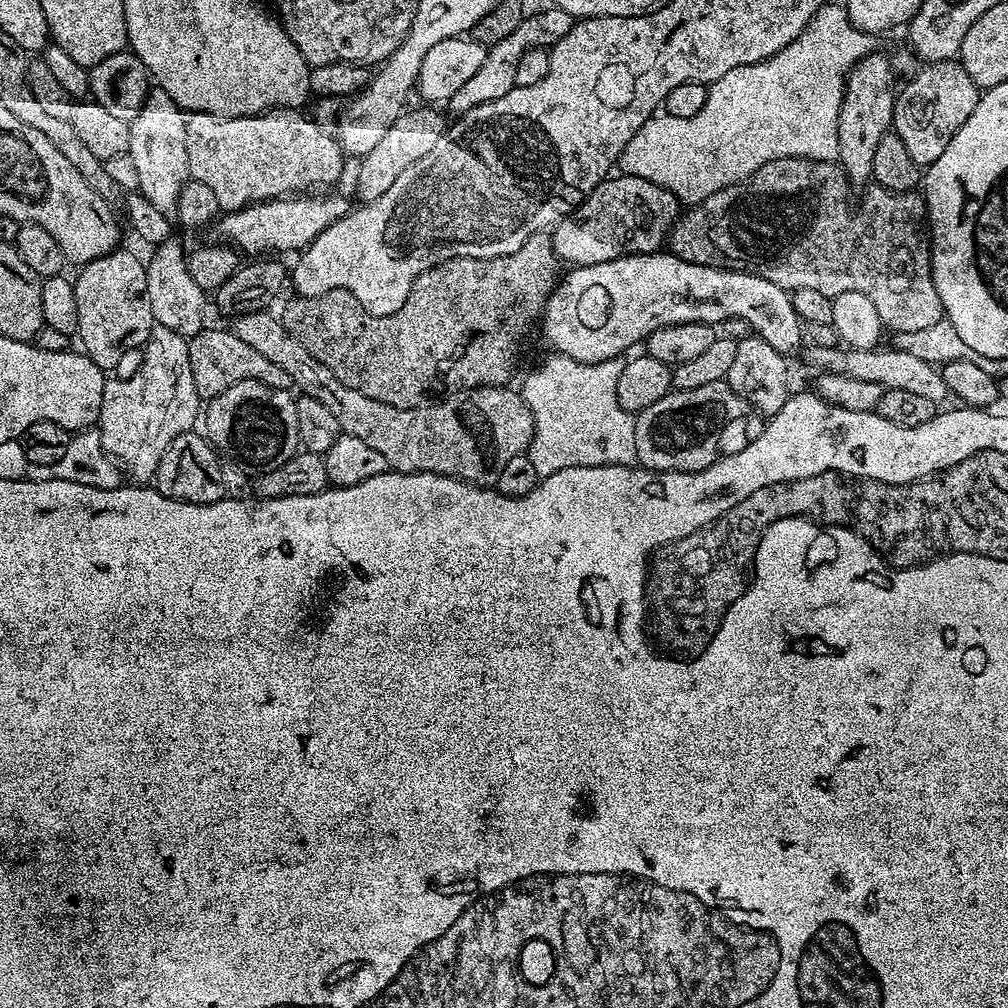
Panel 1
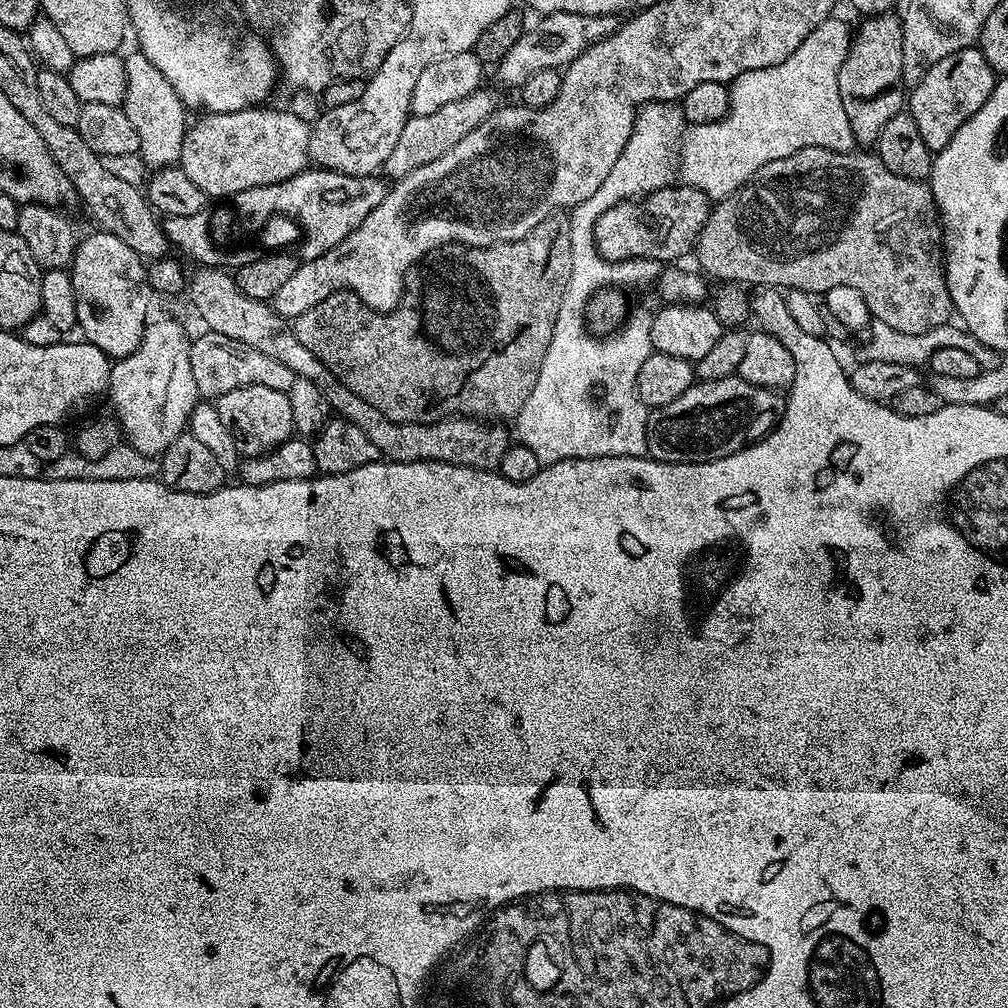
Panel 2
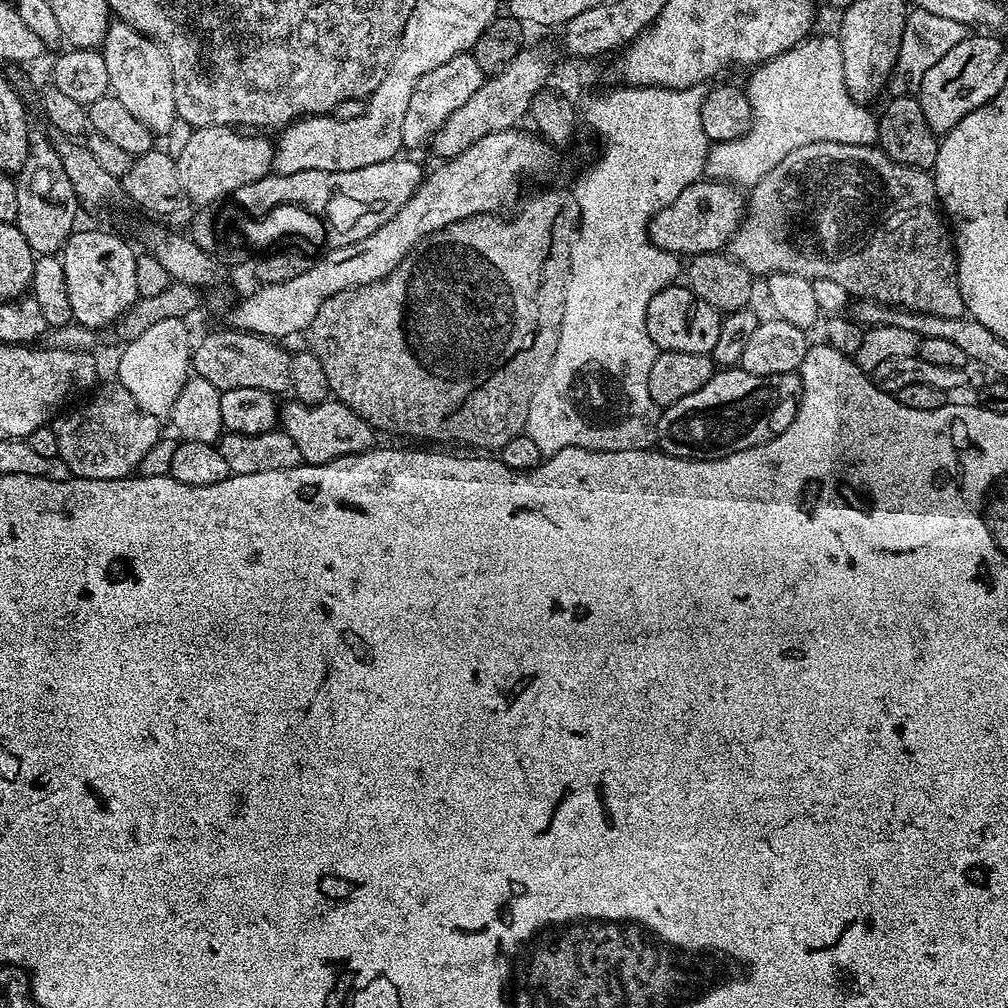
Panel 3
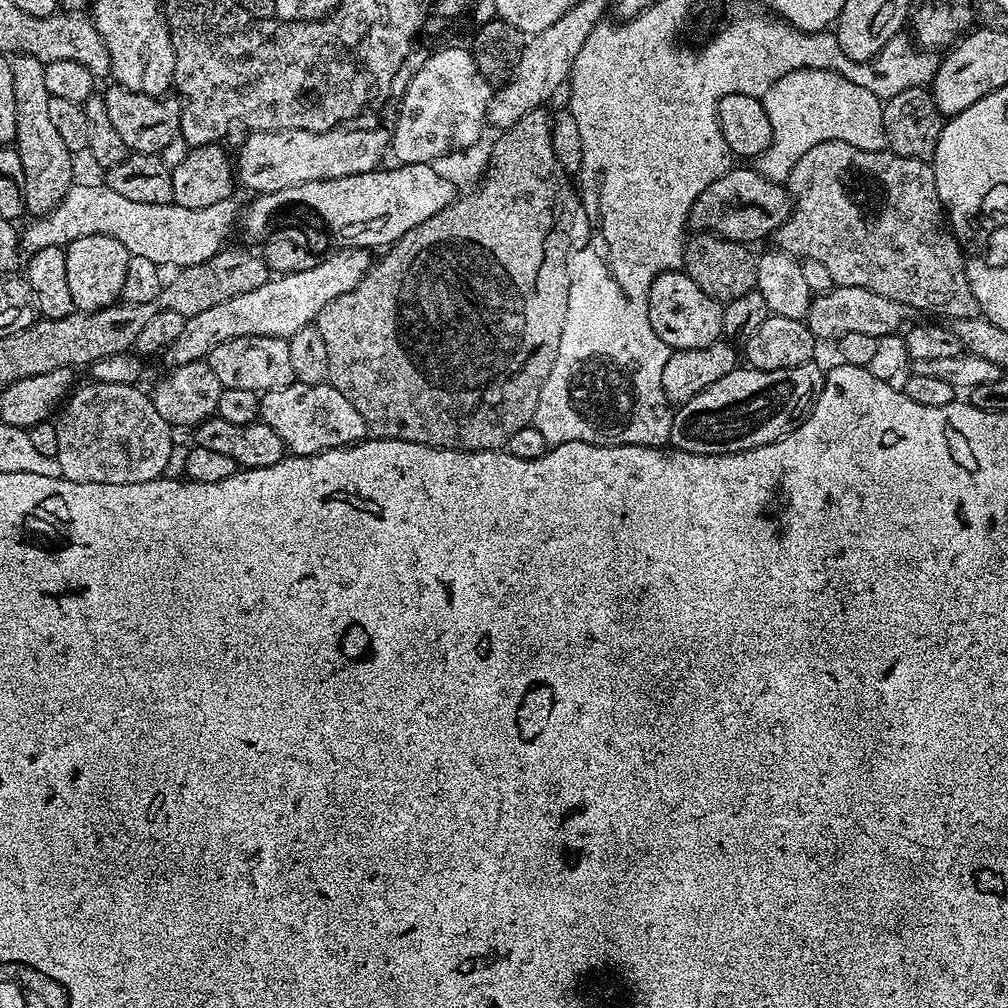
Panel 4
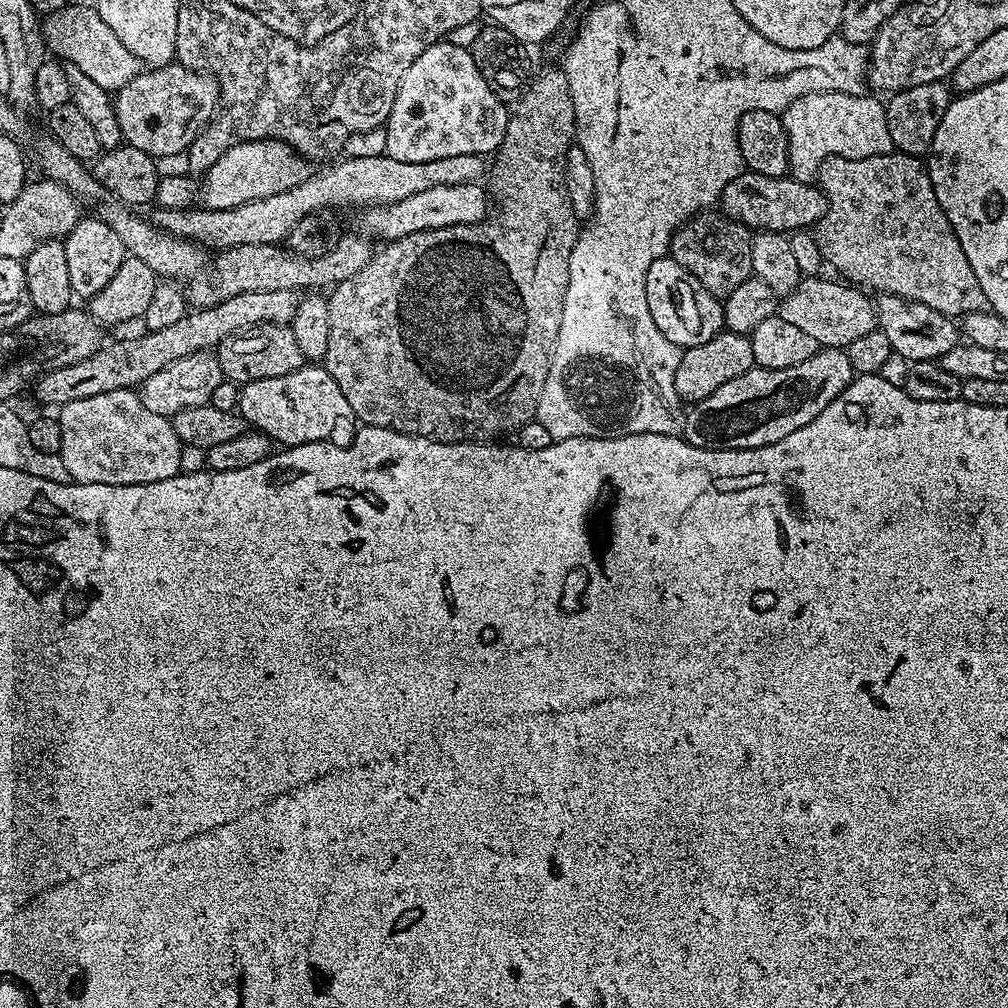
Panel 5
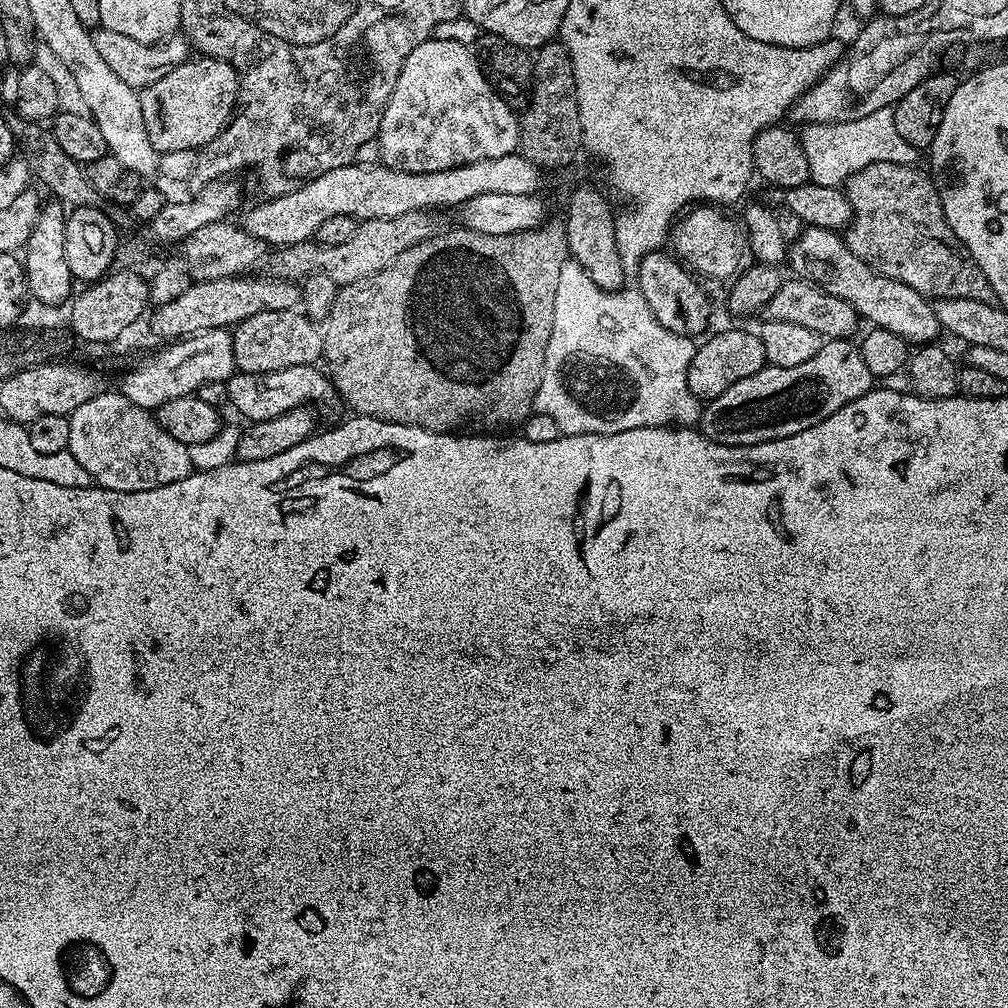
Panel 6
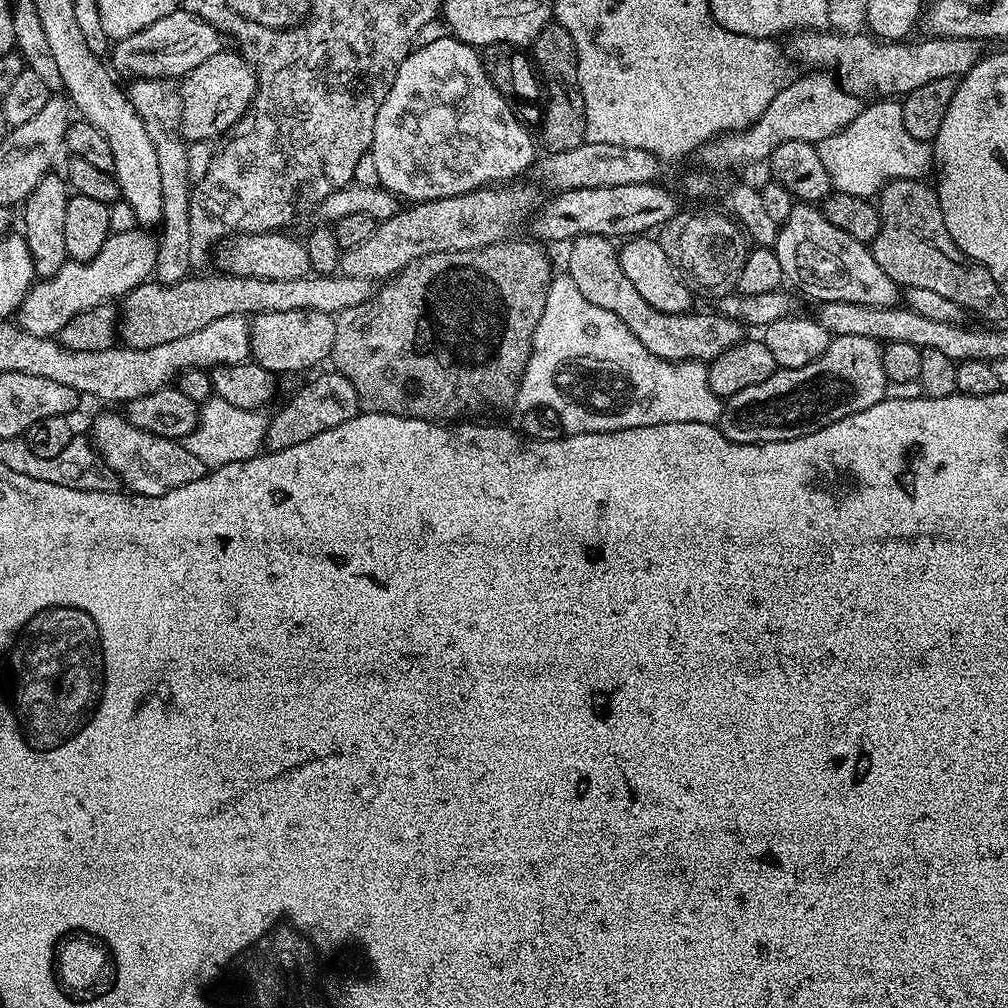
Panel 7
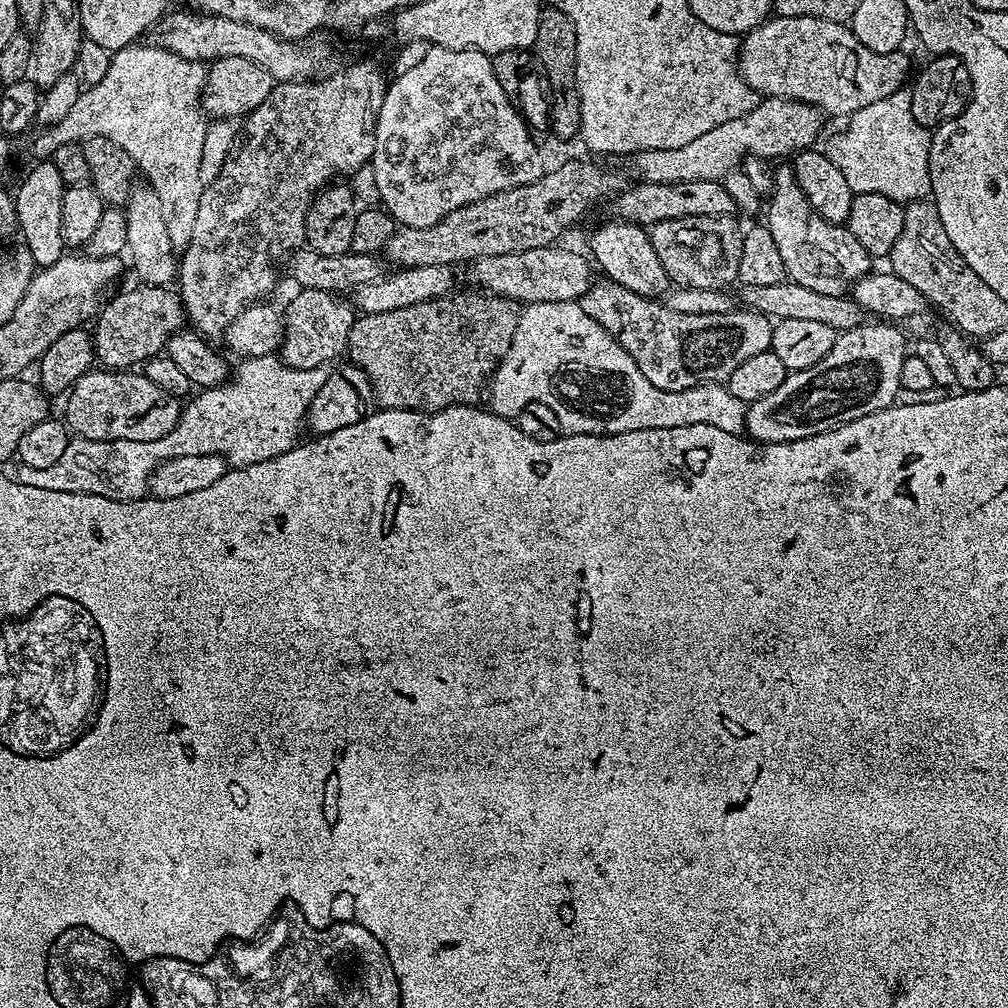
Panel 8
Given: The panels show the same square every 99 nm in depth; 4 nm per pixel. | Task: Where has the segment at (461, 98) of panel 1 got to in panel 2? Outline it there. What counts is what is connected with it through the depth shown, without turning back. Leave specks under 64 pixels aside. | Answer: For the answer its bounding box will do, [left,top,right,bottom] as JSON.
[495,12,618,90]

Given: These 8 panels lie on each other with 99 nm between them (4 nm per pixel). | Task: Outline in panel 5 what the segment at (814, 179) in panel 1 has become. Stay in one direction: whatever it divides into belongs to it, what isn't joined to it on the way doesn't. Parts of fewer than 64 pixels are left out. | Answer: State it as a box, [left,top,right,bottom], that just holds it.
[814,154,988,318]

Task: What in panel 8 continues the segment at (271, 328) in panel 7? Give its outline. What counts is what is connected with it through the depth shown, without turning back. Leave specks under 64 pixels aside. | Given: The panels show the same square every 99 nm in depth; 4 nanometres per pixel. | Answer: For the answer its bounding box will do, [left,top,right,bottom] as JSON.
[278,288,357,370]

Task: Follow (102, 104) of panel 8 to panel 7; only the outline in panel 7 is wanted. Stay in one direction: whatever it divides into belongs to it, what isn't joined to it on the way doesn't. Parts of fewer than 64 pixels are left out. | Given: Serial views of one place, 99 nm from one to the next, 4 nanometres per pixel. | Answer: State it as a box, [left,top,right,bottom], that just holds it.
[126,78,193,284]

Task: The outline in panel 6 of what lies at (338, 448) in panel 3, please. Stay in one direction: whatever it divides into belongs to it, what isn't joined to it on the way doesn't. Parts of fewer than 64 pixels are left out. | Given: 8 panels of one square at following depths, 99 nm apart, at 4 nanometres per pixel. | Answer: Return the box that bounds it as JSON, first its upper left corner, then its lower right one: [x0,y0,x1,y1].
[227,364,338,422]

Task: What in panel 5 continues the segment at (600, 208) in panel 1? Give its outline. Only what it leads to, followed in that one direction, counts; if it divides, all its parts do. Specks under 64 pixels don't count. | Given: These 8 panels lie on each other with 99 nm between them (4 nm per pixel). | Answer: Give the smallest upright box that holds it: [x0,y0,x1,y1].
[718,170,828,234]

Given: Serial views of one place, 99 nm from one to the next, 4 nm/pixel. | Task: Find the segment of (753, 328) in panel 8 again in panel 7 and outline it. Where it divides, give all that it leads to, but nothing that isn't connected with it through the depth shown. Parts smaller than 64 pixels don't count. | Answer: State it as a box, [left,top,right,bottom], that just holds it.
[566,234,742,362]

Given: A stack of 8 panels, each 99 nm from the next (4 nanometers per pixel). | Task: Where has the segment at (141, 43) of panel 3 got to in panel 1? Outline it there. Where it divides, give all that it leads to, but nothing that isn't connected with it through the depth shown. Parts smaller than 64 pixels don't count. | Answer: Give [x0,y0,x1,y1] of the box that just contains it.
[127,86,188,214]

